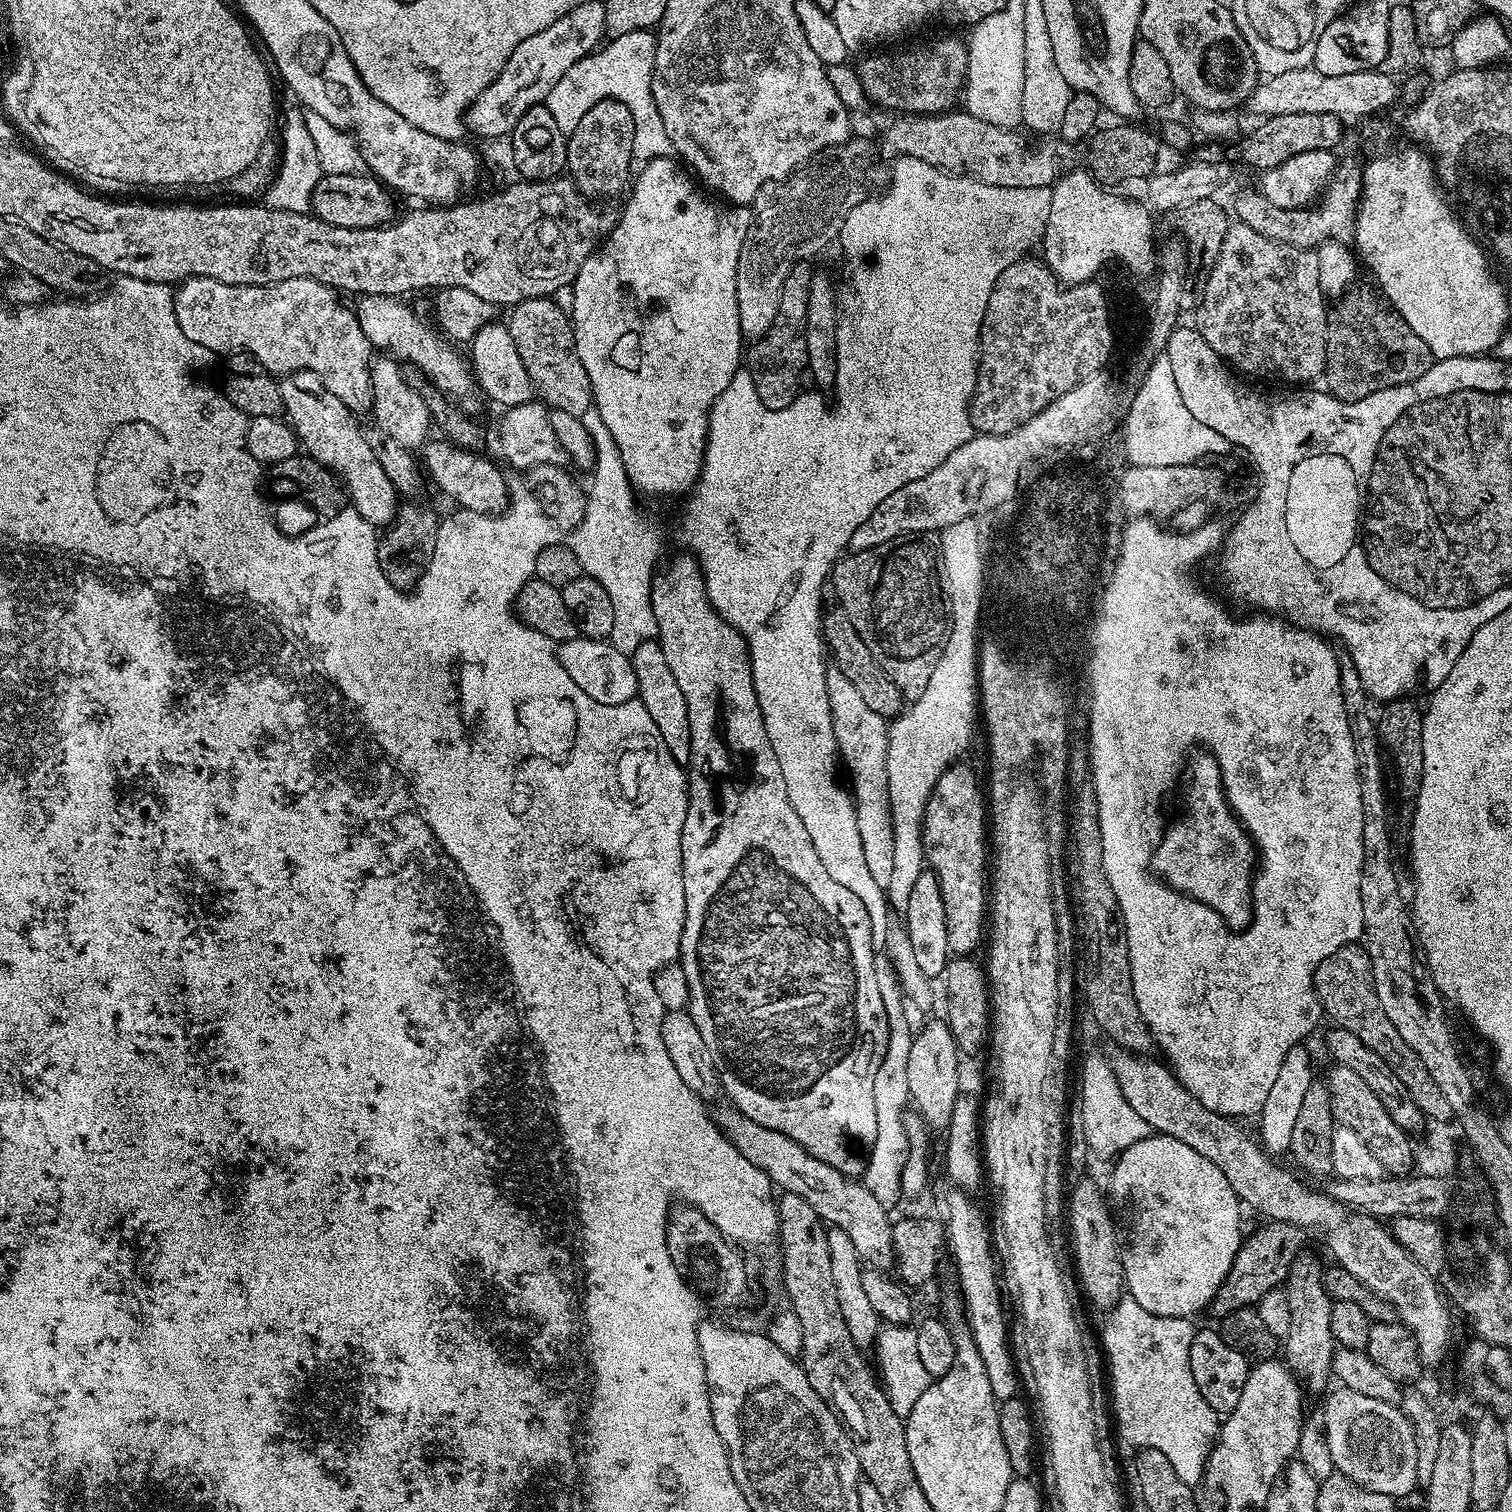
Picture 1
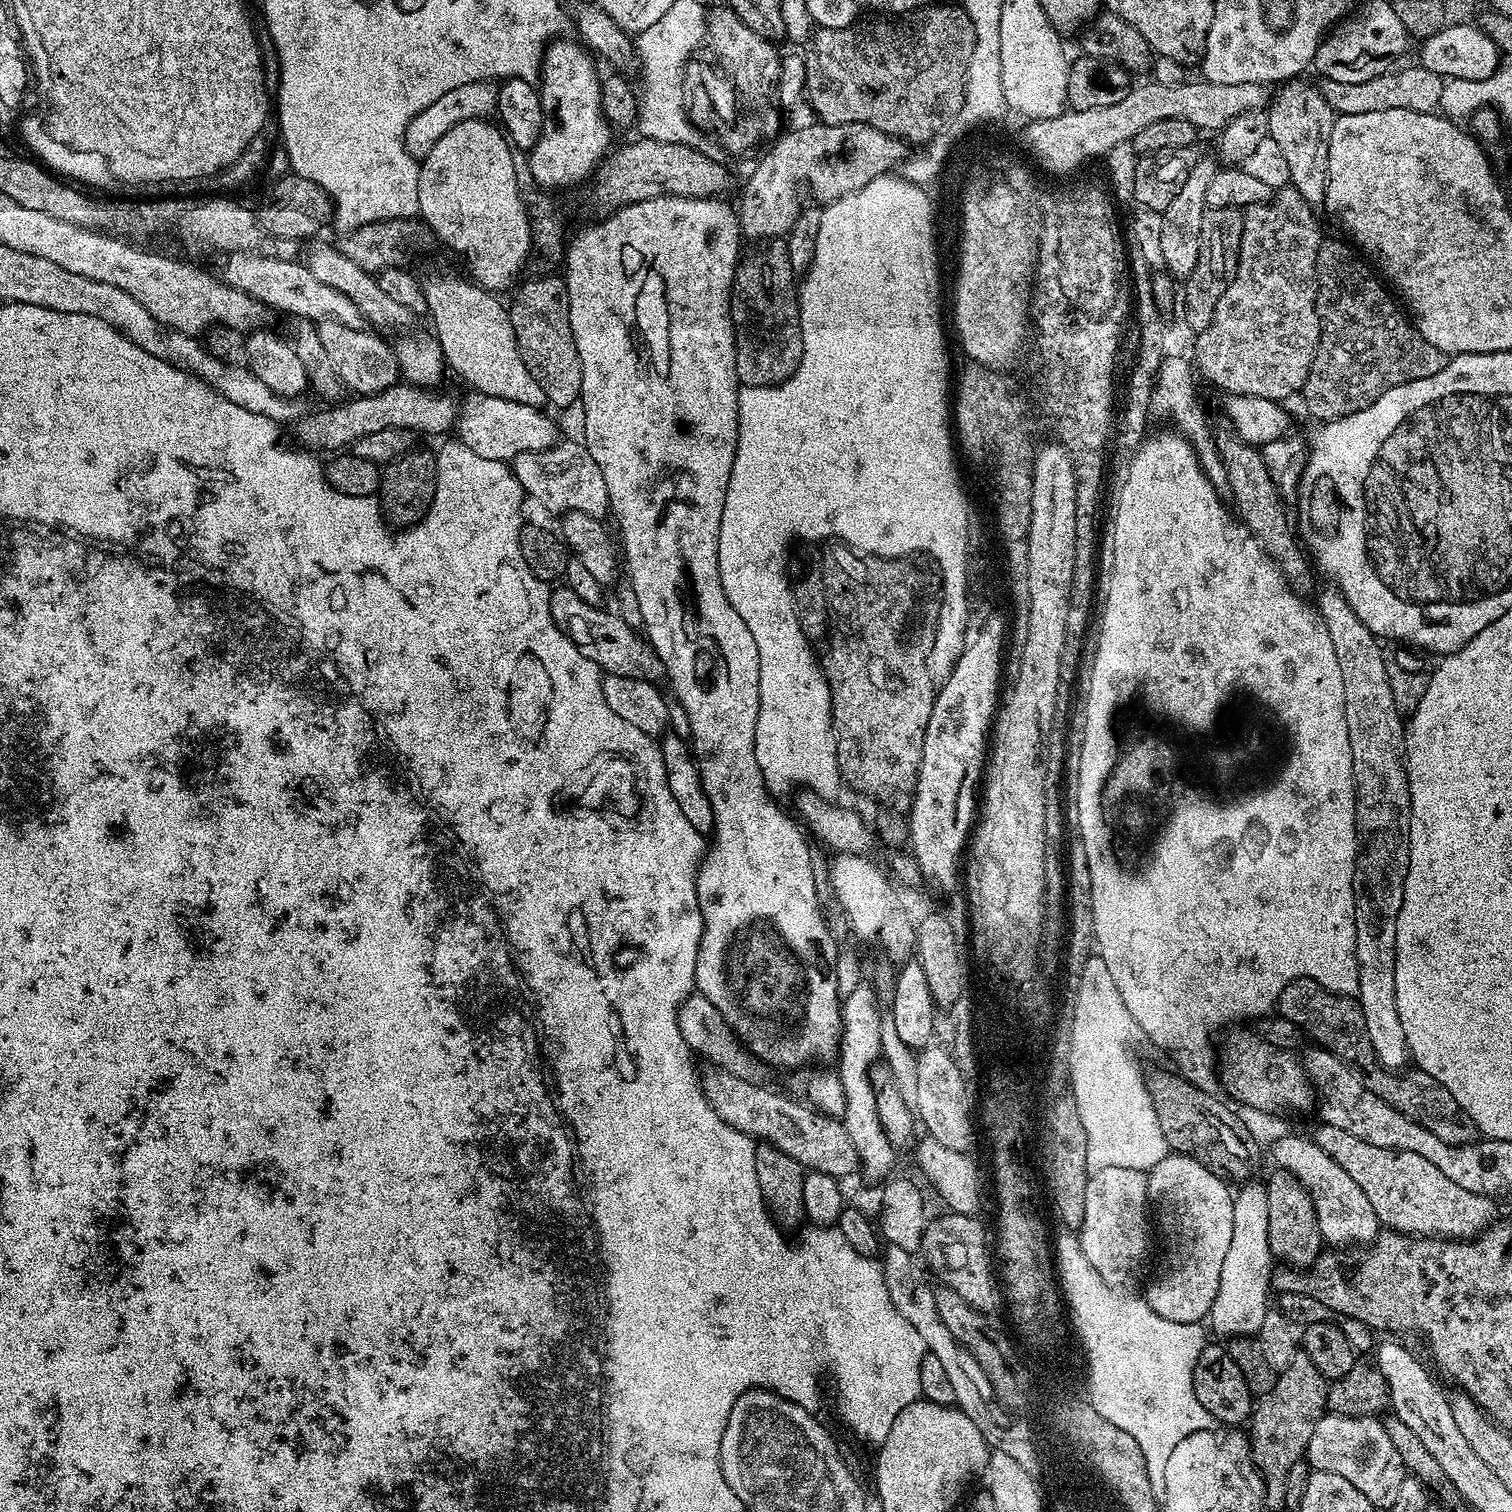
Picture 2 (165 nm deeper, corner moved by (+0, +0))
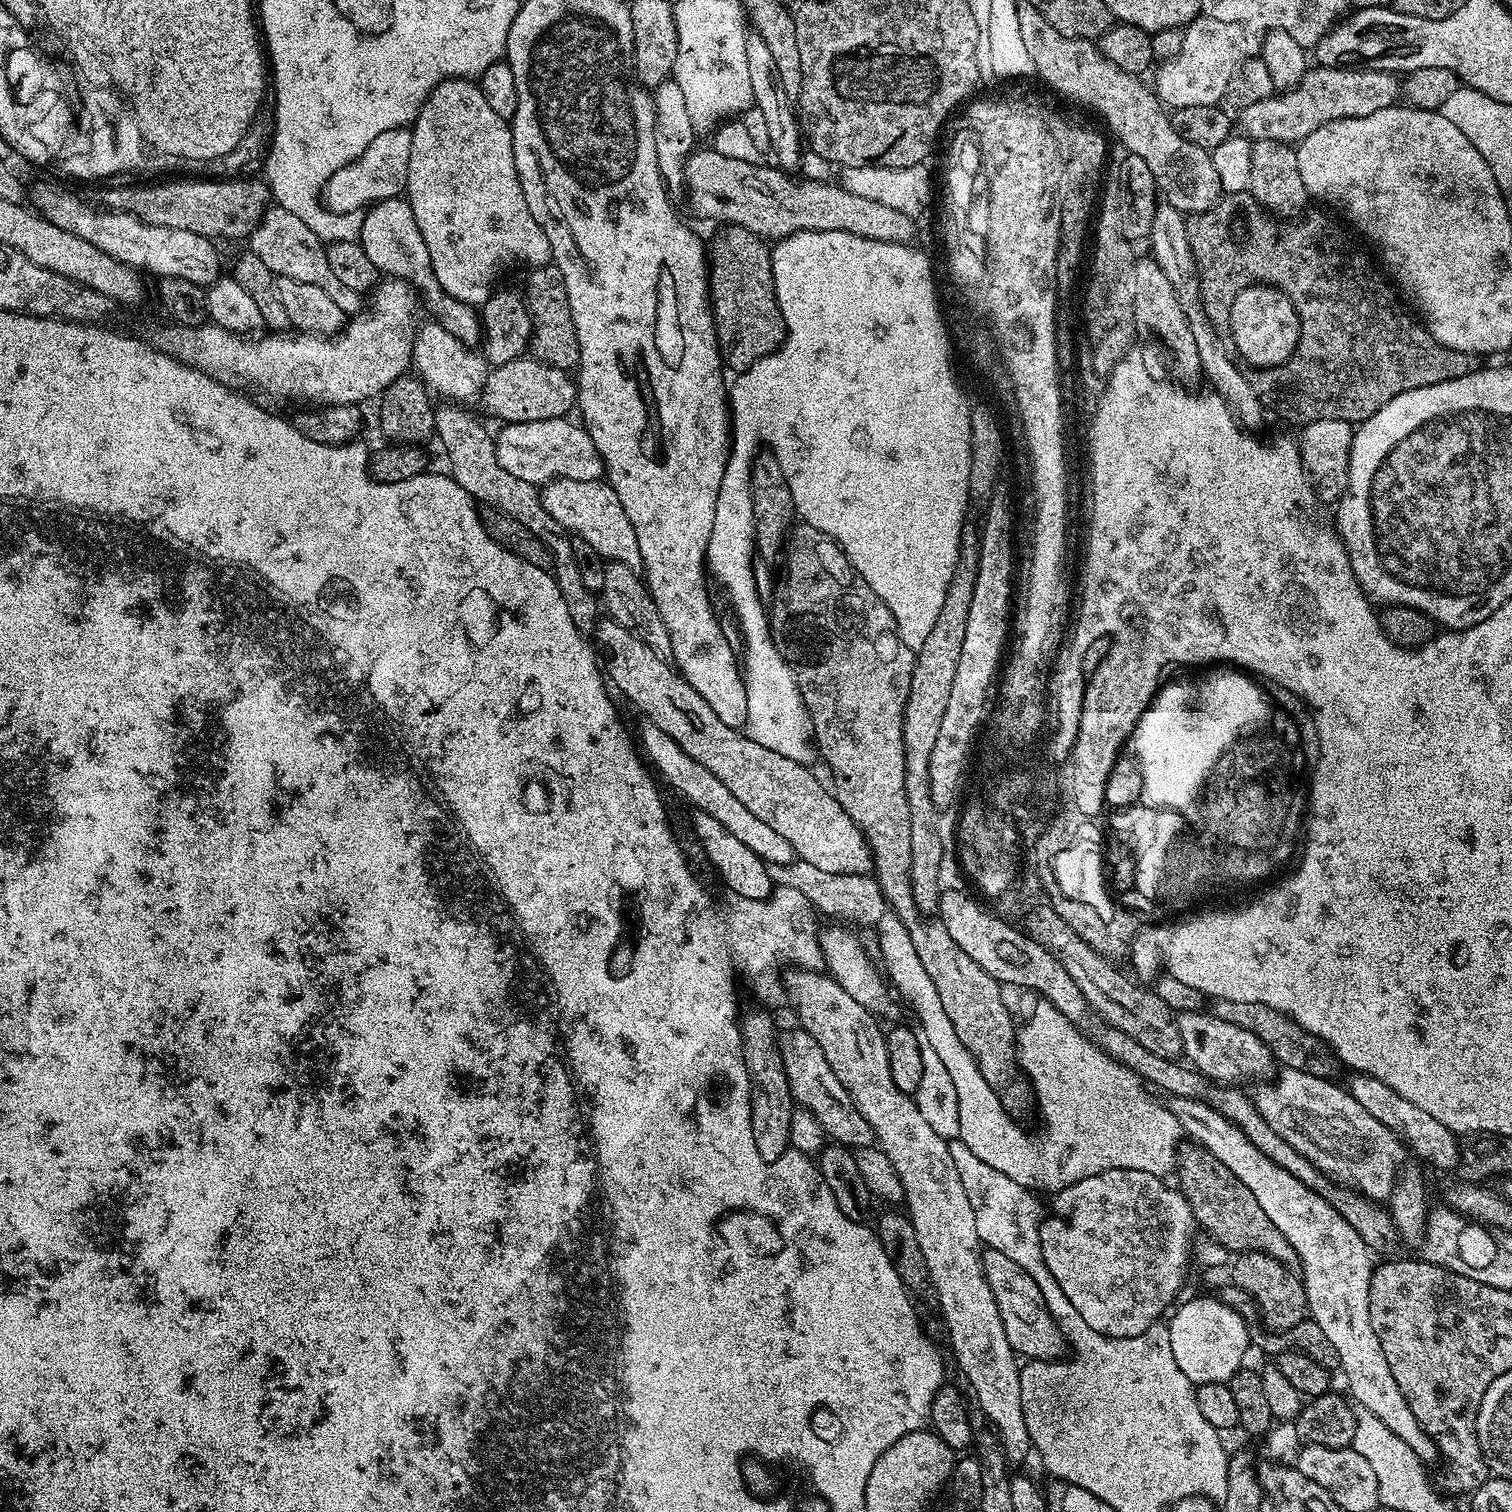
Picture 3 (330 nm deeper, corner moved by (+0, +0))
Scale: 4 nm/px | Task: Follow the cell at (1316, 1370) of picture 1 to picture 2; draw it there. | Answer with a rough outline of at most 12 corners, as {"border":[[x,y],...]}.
{"border":[[1308,1356],[1255,1401],[1252,1460],[1269,1509],[1326,1415],[1329,1383]]}

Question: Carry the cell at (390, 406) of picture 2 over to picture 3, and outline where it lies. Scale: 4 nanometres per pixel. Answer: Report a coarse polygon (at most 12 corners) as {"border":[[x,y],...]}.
{"border":[[535,358],[495,365],[478,400],[504,424],[567,417],[577,381]]}

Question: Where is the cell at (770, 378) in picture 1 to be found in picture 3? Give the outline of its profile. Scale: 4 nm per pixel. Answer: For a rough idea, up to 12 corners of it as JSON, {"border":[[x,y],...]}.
{"border":[[737,224],[708,264],[723,363],[739,374],[780,347],[772,248]]}

